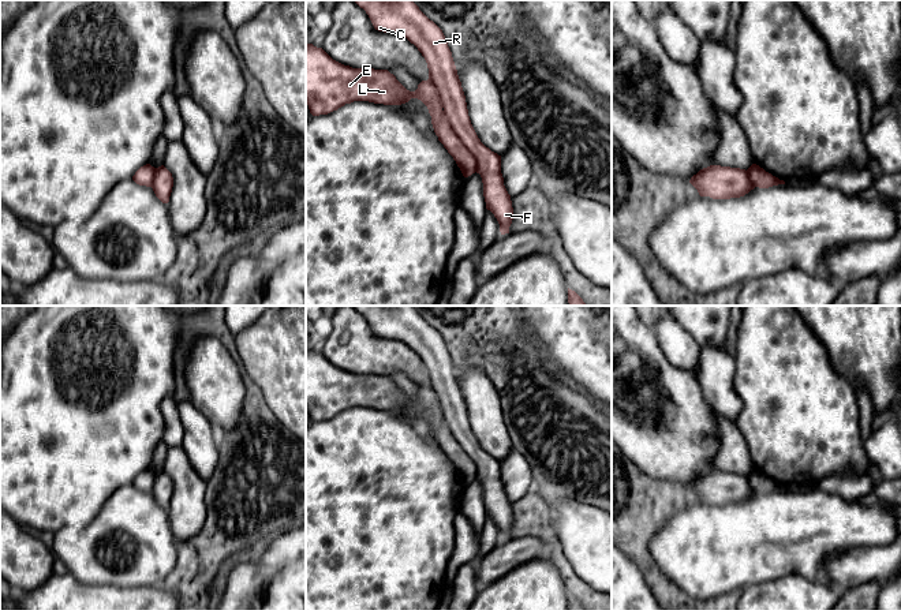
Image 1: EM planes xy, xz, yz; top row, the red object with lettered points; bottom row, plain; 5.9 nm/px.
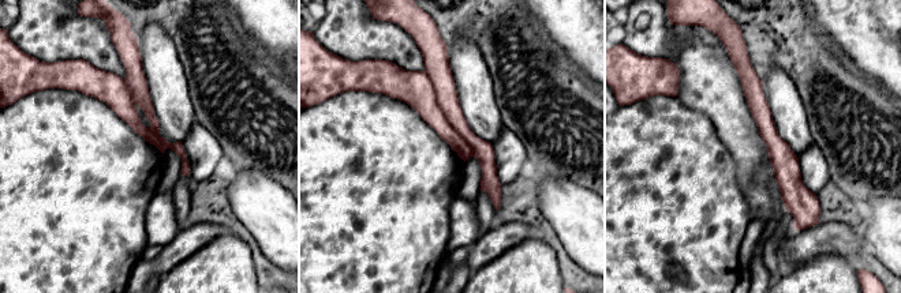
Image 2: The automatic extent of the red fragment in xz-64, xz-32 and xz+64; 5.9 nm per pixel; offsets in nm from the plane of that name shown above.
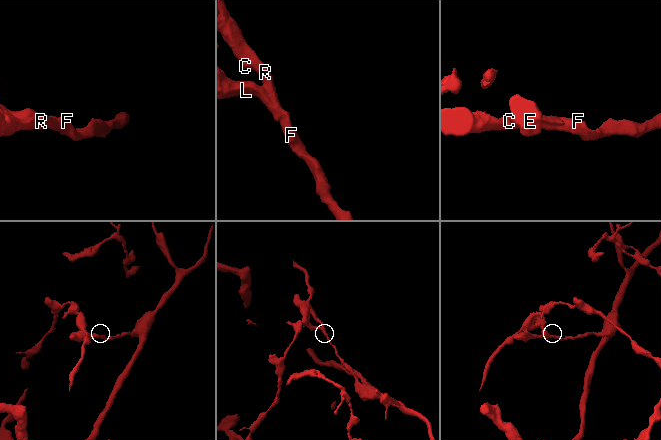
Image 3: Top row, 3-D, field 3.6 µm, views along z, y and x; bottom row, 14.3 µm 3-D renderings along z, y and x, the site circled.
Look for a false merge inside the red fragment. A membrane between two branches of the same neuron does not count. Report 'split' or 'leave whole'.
leave whole

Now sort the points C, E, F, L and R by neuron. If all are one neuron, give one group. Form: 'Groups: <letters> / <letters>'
Groups: C E F L R

